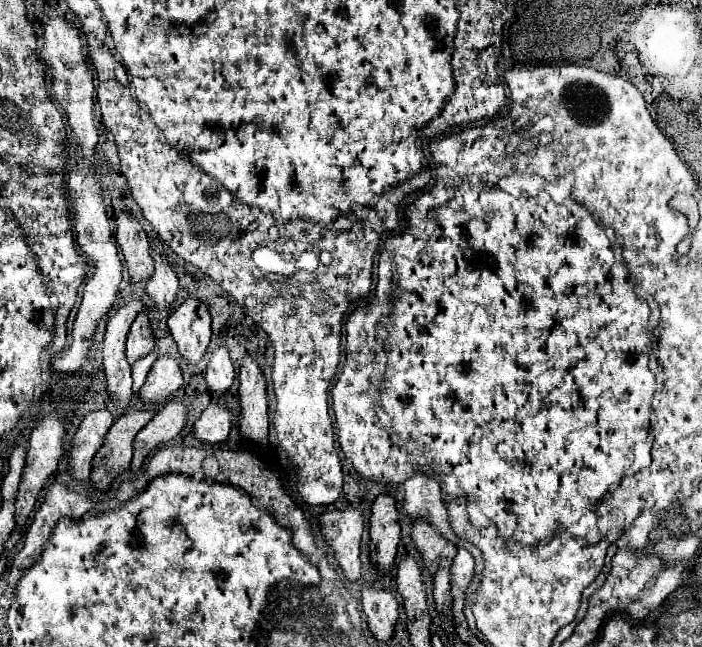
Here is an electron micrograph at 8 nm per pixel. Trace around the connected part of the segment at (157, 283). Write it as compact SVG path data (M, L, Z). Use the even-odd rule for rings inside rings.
M154 253L152 257L154 257L156 271L154 271L152 279L146 283L146 295L150 297L152 305L162 311L162 309L172 307L172 303L176 299L178 277L172 271L172 267L168 265L168 261L164 261L158 253Z

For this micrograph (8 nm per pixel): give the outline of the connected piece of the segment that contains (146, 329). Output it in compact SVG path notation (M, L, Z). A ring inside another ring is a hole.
M140 311L128 333L126 359L130 365L134 365L138 359L146 357L152 349L154 349L154 335L150 329L150 321L148 321L146 311Z

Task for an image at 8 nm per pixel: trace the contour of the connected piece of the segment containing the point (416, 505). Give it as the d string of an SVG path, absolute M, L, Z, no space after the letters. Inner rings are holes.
M418 471L414 477L410 477L404 483L404 493L406 493L404 495L404 511L406 511L408 517L412 517L414 521L420 519L420 517L428 519L428 523L432 527L436 527L438 533L446 541L454 543L456 547L466 547L466 551L472 553L474 563L476 563L476 569L474 569L476 577L474 579L478 581L478 577L482 573L482 565L484 565L482 553L480 553L478 547L474 547L468 541L466 541L466 545L462 545L460 537L456 537L454 531L450 529L448 517L446 517L446 507L442 503L442 487L440 487L440 483Z

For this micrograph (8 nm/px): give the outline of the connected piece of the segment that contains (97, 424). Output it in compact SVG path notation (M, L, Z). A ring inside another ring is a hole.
M92 411L82 419L82 425L72 439L70 469L68 469L68 473L76 481L88 479L92 469L92 459L100 449L112 423L114 423L114 417L108 411Z

